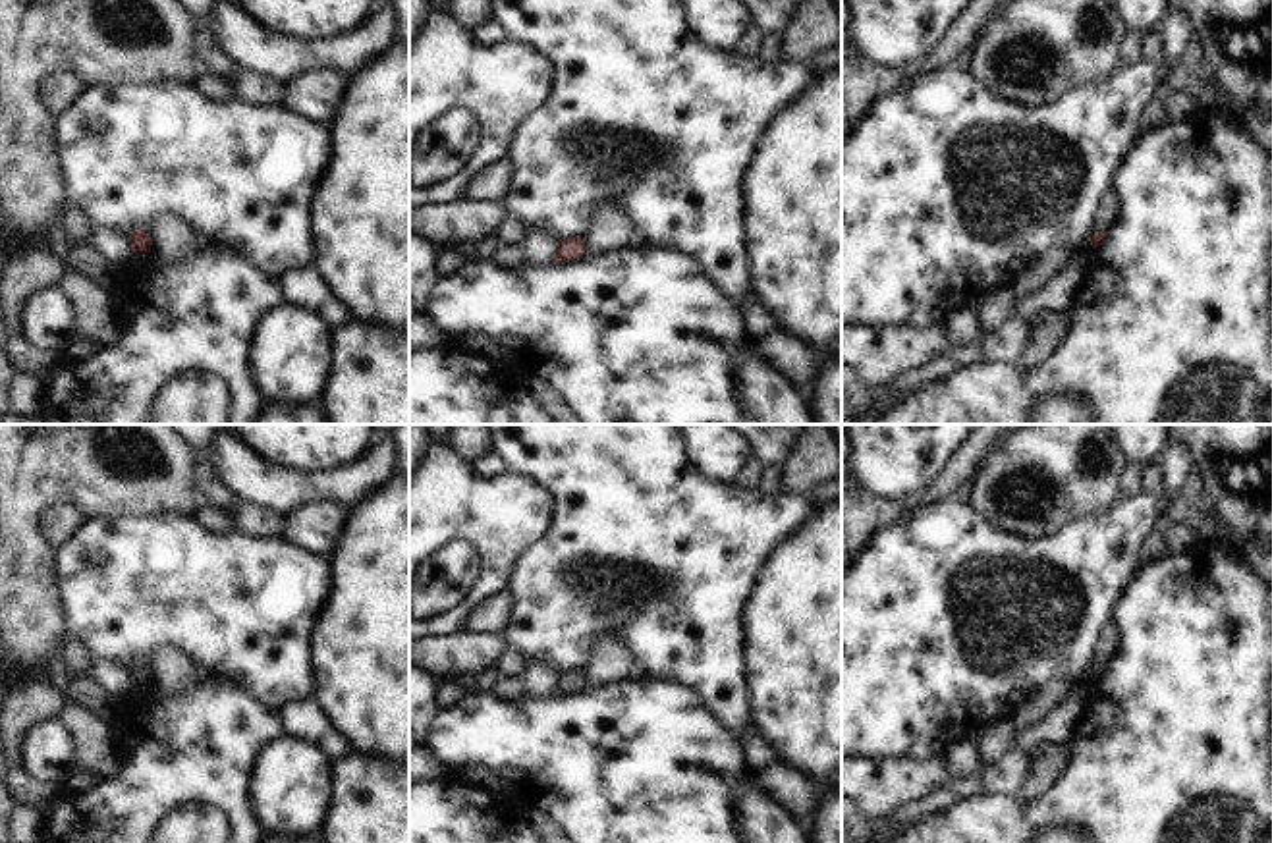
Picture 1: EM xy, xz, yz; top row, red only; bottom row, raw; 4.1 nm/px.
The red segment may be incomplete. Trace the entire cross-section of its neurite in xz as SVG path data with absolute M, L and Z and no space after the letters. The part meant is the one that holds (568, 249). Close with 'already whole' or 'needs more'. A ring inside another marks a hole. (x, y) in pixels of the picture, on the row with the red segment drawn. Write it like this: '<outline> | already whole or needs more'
M569 237L569 239L560 241L556 257L554 257L554 264L564 264L583 255L587 255L587 247L583 239Z | already whole

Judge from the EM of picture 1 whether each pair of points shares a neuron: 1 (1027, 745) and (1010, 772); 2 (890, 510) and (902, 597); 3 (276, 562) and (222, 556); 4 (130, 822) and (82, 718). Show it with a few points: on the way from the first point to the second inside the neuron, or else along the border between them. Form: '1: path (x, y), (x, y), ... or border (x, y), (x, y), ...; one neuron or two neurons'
1: path (1023, 751), (1014, 766); one neuron
2: border (933, 504), (923, 504), (884, 525), (861, 552); two neurons
3: path (263, 562), (236, 562); one neuron
4: border (109, 730), (118, 755), (118, 770), (97, 780); two neurons

